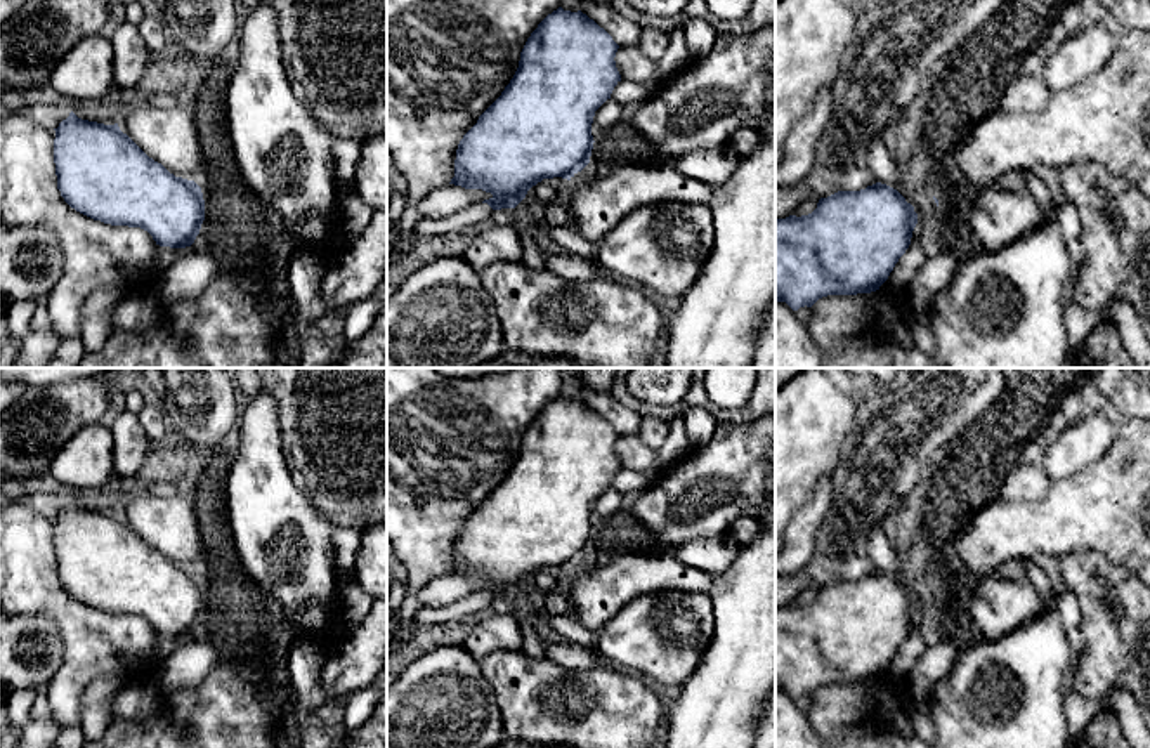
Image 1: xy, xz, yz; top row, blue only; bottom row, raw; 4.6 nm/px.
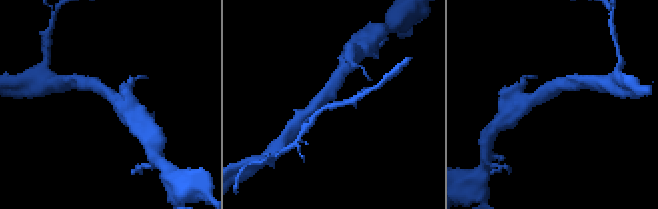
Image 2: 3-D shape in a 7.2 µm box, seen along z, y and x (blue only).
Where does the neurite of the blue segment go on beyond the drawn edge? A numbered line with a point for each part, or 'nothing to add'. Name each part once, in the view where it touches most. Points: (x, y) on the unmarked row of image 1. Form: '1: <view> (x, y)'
nothing to add

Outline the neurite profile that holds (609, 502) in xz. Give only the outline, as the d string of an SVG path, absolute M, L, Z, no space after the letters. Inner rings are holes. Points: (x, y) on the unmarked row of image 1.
M611 486L595 500L593 510L602 519L611 517L612 514L621 510L623 496L624 495L621 491Z

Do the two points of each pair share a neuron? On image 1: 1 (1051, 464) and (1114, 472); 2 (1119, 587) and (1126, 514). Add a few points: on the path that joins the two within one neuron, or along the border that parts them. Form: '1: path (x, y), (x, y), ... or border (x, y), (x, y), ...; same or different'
1: border (1114, 441), (1083, 469), (1050, 483); different
2: border (1083, 549), (1102, 552), (1131, 575); different

